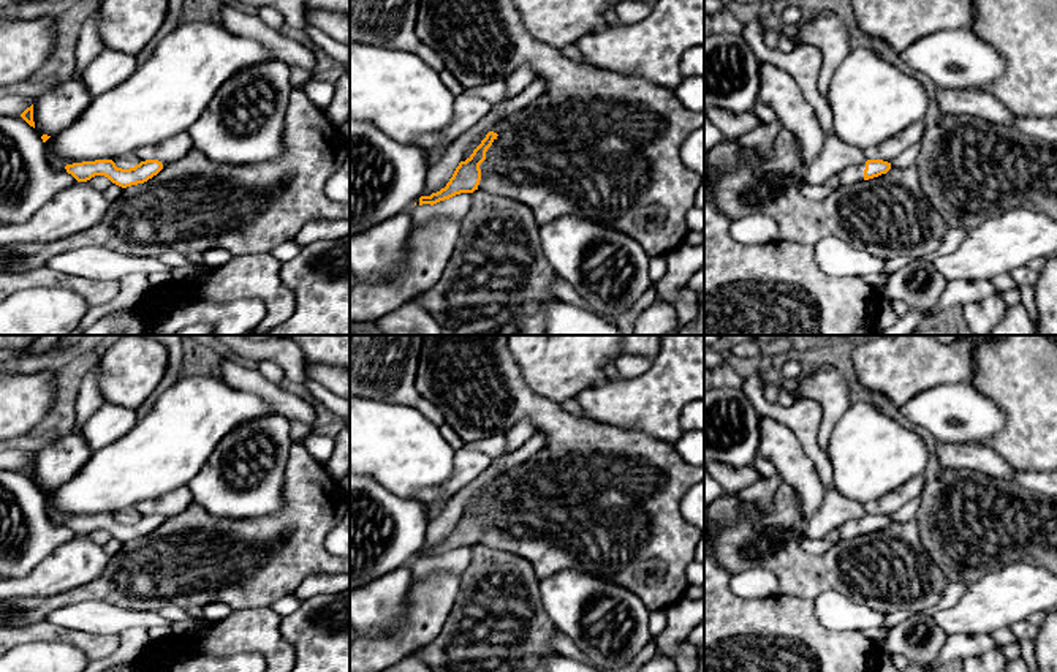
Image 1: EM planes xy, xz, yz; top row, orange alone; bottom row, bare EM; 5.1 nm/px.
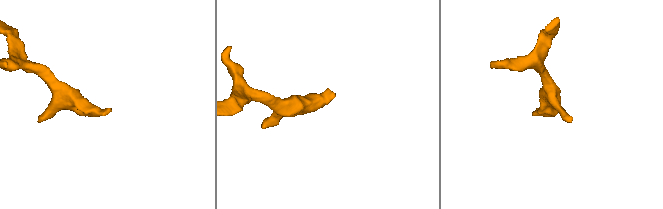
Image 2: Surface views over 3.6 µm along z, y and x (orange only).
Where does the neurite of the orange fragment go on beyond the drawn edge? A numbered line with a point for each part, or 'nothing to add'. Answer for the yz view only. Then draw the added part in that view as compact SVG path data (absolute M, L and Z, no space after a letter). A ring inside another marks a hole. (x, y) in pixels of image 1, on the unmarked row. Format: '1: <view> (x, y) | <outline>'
1: yz (853, 528) | M866 517L850 520L837 528L842 539L854 539L864 534Z

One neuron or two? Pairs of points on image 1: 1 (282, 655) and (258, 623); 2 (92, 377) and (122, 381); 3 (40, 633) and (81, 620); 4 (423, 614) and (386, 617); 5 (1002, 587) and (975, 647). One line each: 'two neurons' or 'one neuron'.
1: one neuron
2: two neurons
3: two neurons
4: two neurons
5: two neurons

